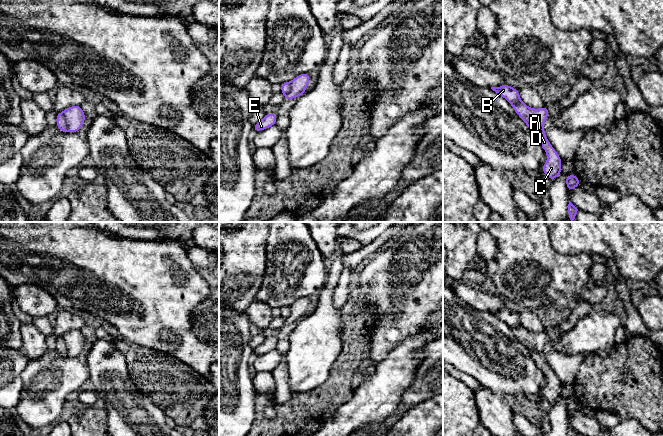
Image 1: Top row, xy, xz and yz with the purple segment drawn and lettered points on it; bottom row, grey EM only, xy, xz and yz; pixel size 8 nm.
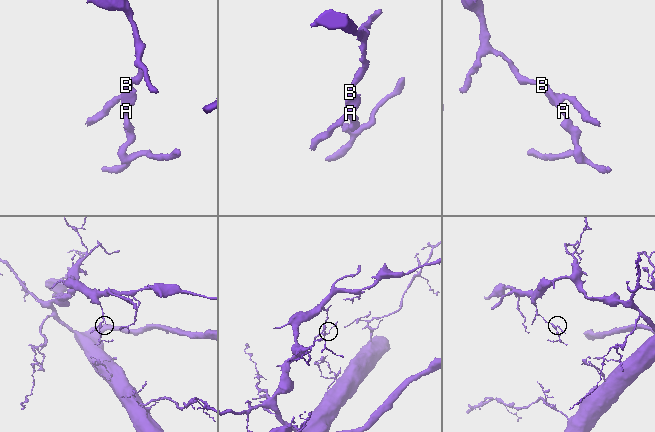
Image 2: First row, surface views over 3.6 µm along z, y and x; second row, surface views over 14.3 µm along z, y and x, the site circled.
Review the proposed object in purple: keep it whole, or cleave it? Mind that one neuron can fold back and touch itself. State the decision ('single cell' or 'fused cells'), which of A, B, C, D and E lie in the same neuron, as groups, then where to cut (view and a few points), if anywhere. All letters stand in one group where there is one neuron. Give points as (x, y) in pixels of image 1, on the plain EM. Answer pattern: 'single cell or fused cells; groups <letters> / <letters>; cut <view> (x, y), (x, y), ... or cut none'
fused cells; groups A B C / D E; cut xy (62, 336), (68, 354)

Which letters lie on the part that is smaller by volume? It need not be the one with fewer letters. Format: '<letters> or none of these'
D, E

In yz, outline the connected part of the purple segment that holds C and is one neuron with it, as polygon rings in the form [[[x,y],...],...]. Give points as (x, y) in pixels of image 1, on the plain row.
[[[532,351],[530,355],[548,380],[546,387],[541,390],[545,401],[550,402],[552,405],[556,404],[561,398],[562,383],[548,365],[545,354],[542,351]]]

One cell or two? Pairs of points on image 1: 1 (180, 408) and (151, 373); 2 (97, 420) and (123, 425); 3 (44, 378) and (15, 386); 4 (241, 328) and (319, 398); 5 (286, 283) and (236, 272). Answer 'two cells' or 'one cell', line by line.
1: one cell
2: two cells
3: two cells
4: two cells
5: two cells

